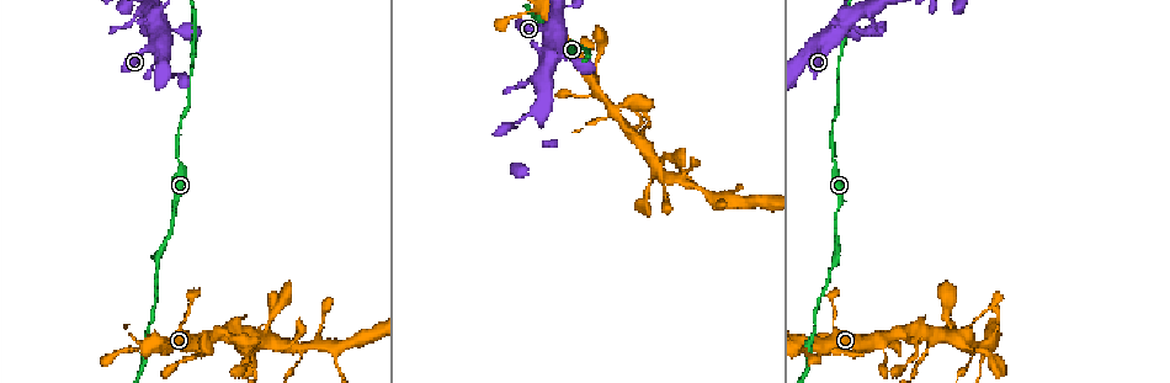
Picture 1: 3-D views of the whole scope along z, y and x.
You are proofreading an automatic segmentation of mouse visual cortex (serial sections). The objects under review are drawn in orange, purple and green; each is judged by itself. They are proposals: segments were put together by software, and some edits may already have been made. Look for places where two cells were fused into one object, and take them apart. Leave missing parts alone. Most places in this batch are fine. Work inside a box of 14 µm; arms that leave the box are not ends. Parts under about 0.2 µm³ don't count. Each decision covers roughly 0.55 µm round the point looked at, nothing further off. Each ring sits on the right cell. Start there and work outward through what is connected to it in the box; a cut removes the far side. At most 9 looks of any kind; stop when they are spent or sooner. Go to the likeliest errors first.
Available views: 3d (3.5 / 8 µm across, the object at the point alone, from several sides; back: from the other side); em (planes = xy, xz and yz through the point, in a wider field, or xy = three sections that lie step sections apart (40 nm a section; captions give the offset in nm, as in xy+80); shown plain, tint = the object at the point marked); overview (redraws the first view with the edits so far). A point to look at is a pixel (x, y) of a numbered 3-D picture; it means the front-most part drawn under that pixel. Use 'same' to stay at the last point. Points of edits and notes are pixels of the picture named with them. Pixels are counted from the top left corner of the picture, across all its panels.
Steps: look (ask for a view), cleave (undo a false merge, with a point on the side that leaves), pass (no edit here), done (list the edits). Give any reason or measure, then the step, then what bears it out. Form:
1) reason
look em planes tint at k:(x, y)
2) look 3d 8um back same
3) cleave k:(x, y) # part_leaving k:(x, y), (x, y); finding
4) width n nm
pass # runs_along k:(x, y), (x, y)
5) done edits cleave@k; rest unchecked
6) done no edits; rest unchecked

thick turns thin
look 3d 3.5um at 1:(154, 22)

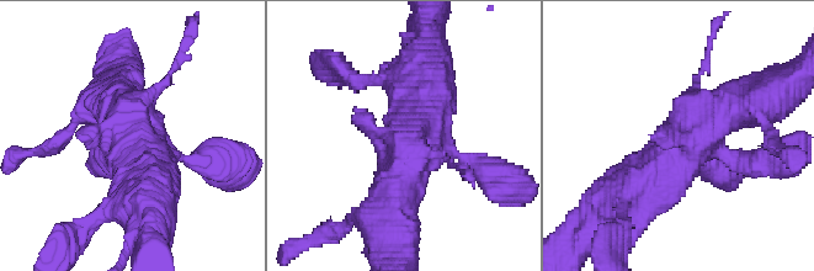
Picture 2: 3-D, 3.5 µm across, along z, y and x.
now the EM
look em xy step 2 tint at 2:(130, 136)

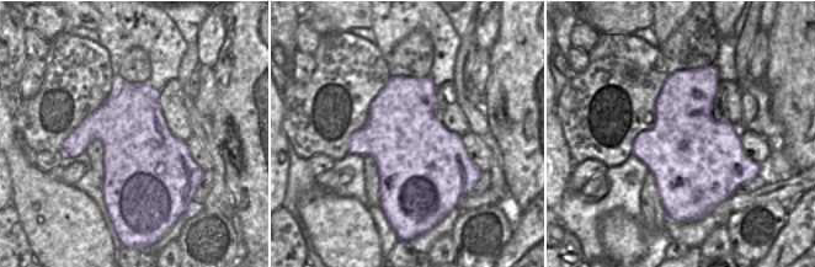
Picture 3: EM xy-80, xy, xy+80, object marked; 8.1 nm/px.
look em planes tint same

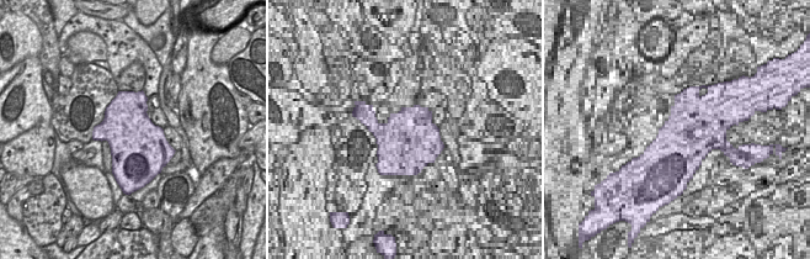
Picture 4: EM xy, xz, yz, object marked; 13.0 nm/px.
width 700 nm
pass # runs_along 2:(617, 206), (737, 107); one cell here

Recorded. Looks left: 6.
thin neck
look 3d 8um at 1:(839, 67)

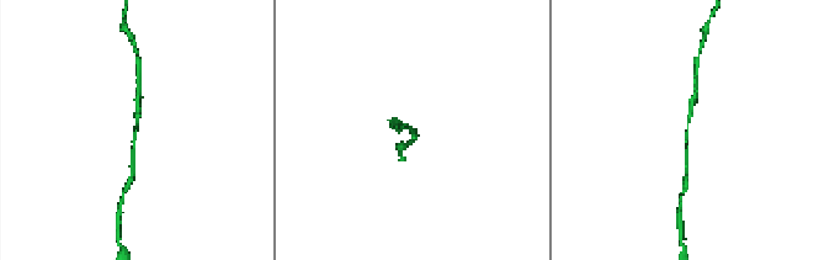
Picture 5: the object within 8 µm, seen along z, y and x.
look 3d 3.5um at 5:(686, 131)

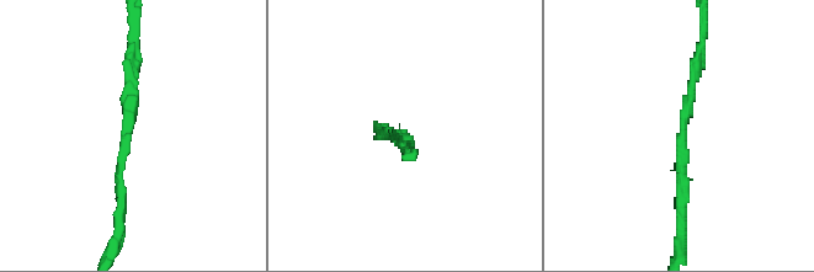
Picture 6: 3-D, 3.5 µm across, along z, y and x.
arm_widths 150, 150 nm; now the EM
look em xy step 5 tint at 6:(682, 125)

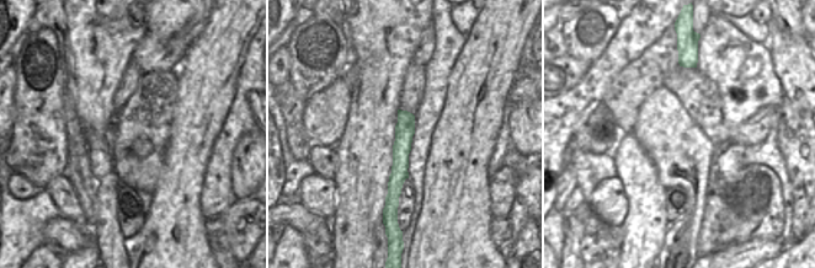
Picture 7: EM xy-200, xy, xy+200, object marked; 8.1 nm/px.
pass # one cell here

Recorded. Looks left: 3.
side arm on a straight run
look 3d 3.5um back at 1:(929, 333)

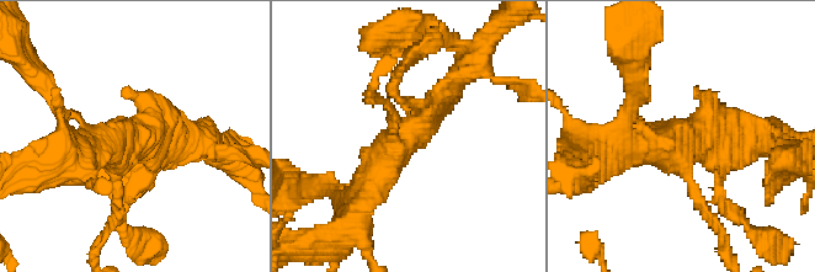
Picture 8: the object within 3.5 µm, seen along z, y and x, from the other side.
now the EM
look em planes tint at 8:(120, 144)

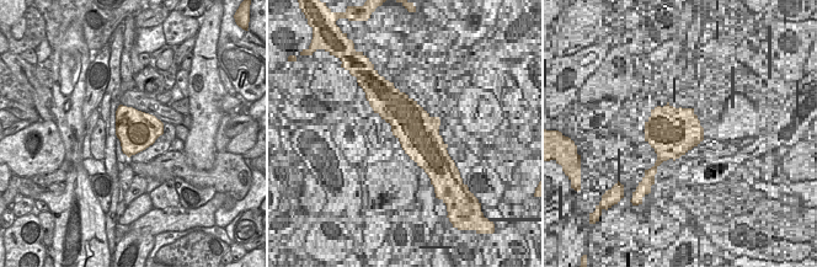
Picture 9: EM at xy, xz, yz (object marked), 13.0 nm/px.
arms 3; arm_widths 150, 300, 400 nm
pass # runs_along 8:(453, 84), (393, 147), (355, 211); one cell here

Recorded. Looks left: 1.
done no edits; rest unchecked

